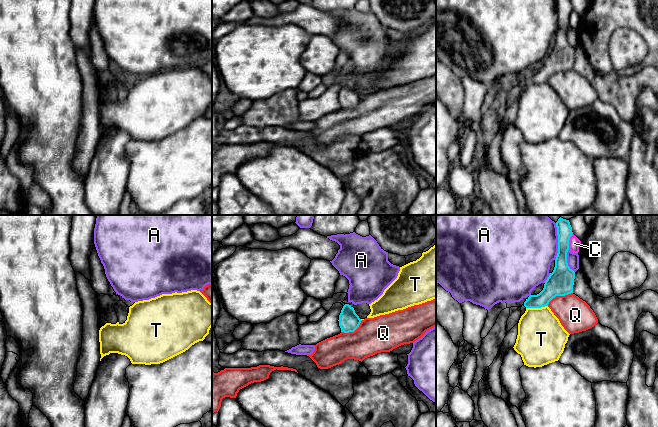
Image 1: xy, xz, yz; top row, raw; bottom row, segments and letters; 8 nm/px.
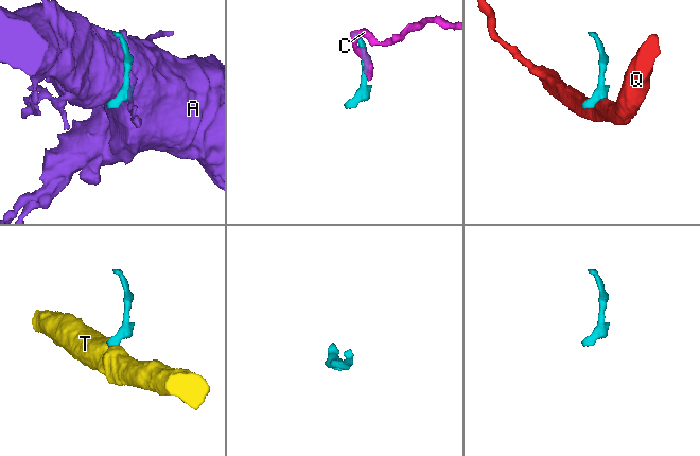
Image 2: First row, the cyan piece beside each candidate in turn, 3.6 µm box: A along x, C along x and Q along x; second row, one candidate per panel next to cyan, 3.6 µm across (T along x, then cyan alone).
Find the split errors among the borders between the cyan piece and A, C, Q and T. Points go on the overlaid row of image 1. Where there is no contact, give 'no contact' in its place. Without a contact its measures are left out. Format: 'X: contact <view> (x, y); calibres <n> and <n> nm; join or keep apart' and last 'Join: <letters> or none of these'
A: contact yz (558, 241); calibres 140 and 500 nm; keep apart
C: contact yz (568, 241); calibres 140 and 100 nm; keep apart
Q: contact yz (559, 295); calibres 220 and 280 nm; keep apart
T: contact yz (536, 307); calibres 190 and 380 nm; keep apart
Join: none of these

